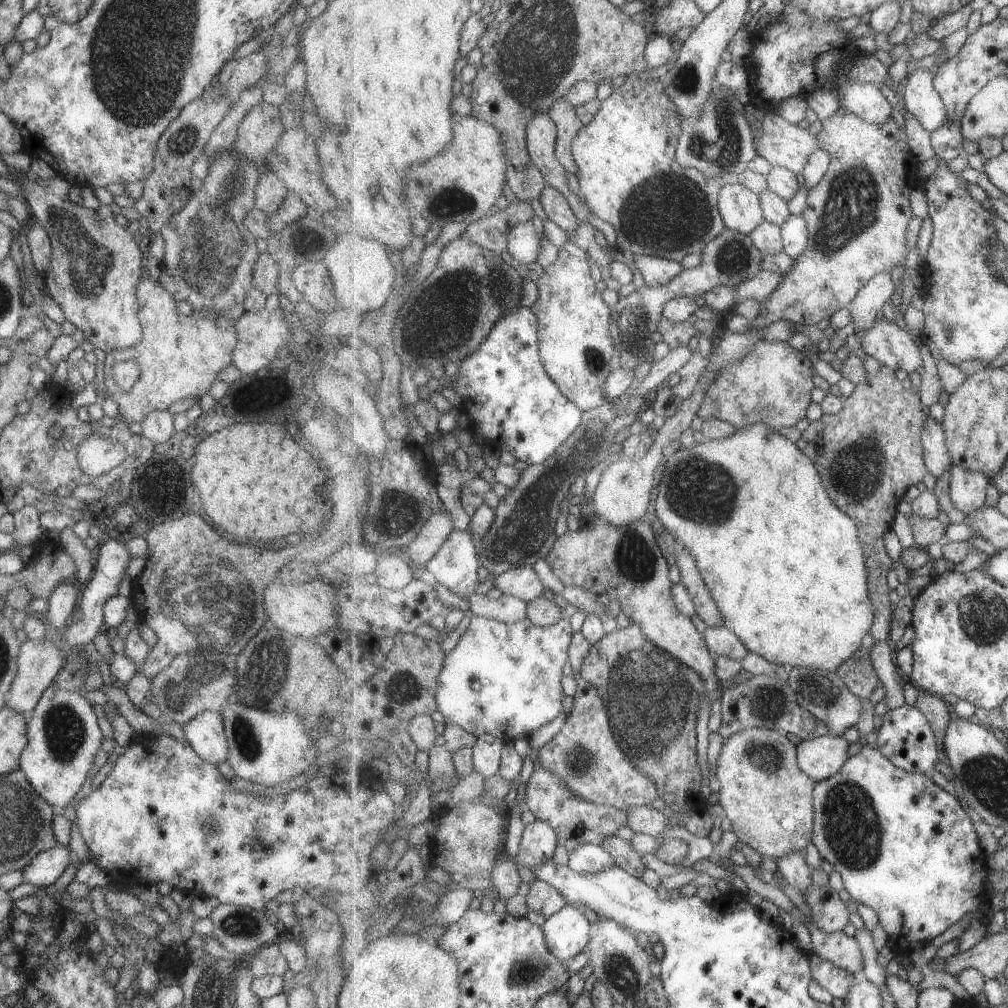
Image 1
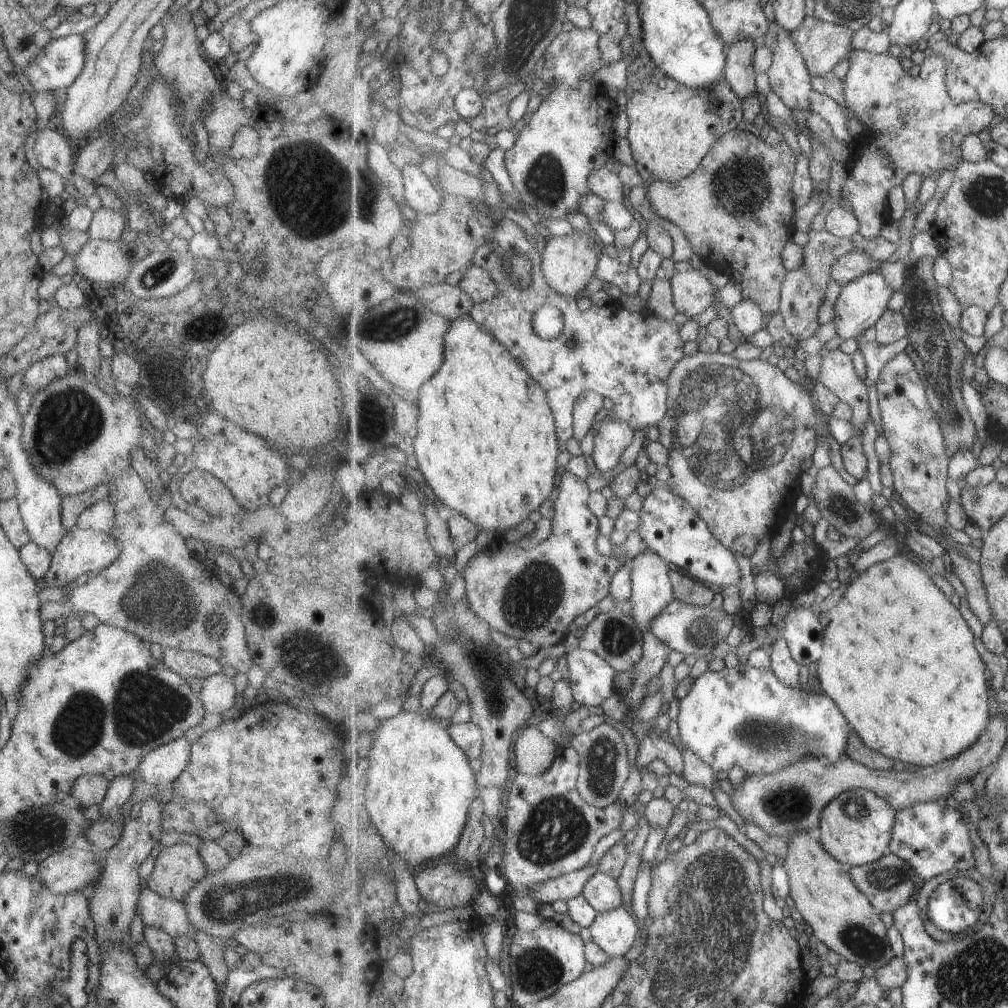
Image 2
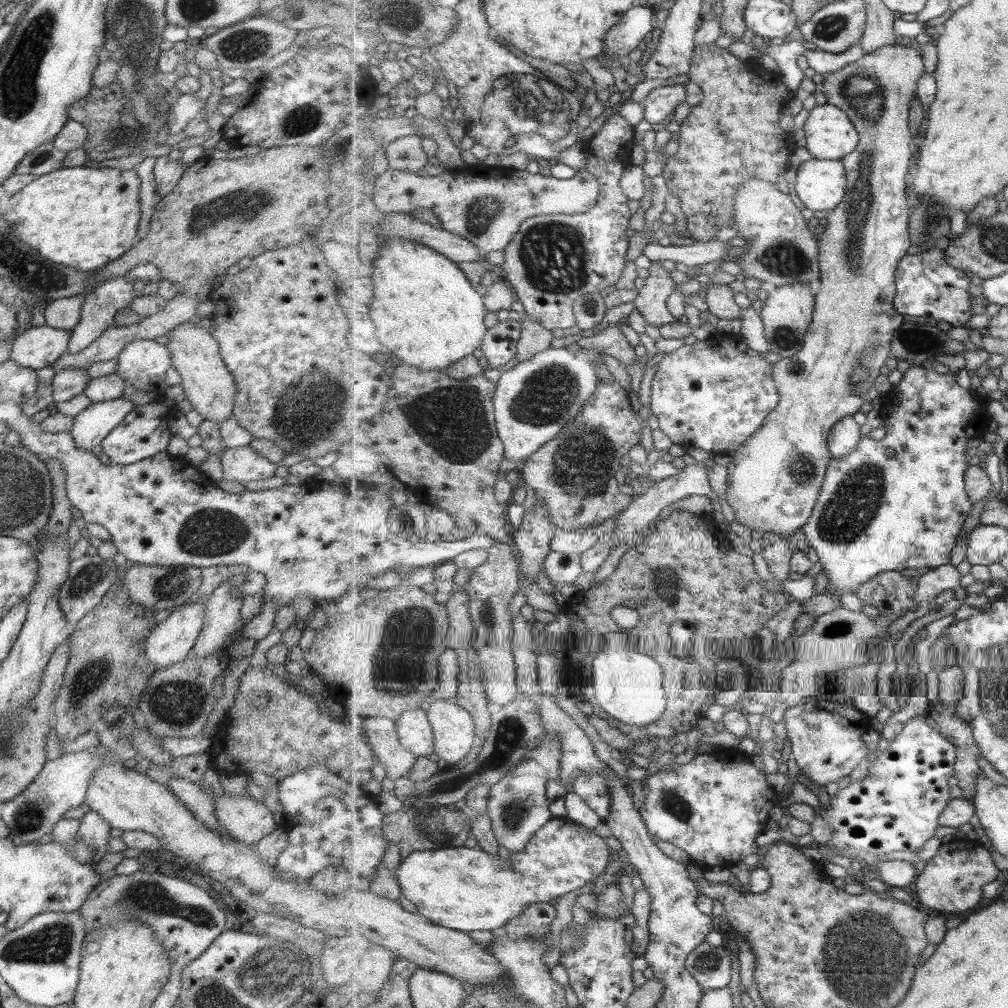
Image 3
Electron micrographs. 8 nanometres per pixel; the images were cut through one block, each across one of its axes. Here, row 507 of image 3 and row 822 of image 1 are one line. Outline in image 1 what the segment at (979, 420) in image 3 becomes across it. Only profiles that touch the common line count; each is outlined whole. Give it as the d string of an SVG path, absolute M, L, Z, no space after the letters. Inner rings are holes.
M866 745L857 754L849 757L849 760L845 762L843 768L837 774L816 783L813 798L816 814L813 843L819 847L824 860L841 874L848 894L858 903L869 906L876 912L880 925L888 935L887 945L895 956L907 955L913 944L936 944L952 935L959 937L959 932L962 932L965 928L953 930L953 924L959 924L967 916L971 916L968 926L971 926L975 920L980 921L982 924L985 923L986 912L983 909L987 909L985 903L987 903L990 896L987 888L985 888L985 880L989 874L989 856L986 854L984 847L981 846L975 823L971 822L971 816L965 812L961 802L953 794L949 794L941 786L937 786L936 782L933 782L931 774L905 772L905 770L897 768L889 758L885 758L885 755L877 746L870 748Z

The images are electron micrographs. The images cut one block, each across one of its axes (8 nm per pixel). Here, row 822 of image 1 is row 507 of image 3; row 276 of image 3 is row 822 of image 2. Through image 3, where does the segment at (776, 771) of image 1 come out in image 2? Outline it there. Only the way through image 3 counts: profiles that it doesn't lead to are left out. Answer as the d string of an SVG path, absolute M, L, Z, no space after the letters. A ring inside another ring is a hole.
M865 789L847 790L829 802L817 832L823 847L838 862L855 866L869 865L888 853L896 826L895 808L880 795Z

